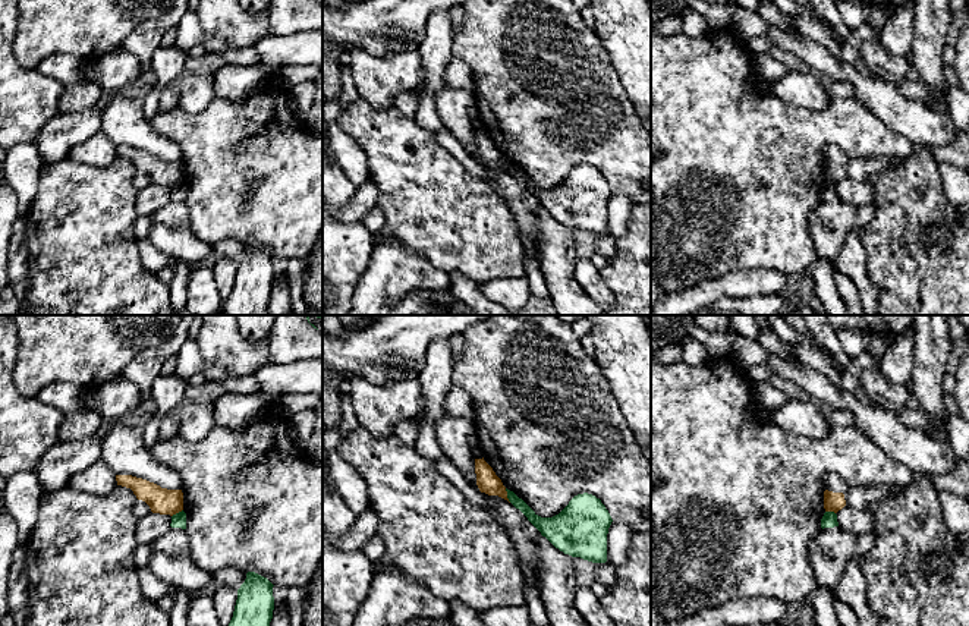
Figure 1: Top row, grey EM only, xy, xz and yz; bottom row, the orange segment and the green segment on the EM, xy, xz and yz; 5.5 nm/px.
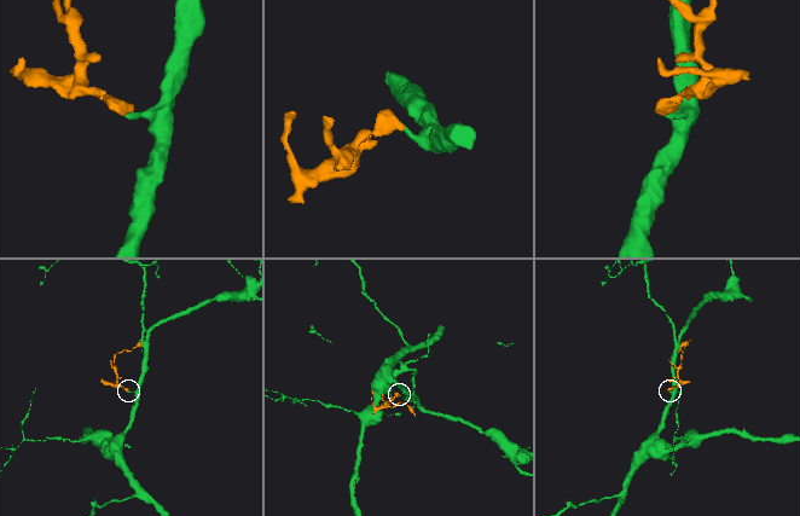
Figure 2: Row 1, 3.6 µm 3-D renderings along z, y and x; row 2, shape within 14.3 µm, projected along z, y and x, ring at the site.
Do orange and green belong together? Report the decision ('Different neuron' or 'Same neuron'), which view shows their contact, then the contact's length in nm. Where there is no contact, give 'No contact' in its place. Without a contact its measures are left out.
Different neuron. Touches orange in xz. Shared border 90 nm

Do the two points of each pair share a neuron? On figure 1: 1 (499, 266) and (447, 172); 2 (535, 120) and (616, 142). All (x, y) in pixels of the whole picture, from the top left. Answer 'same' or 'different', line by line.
1: same
2: same

